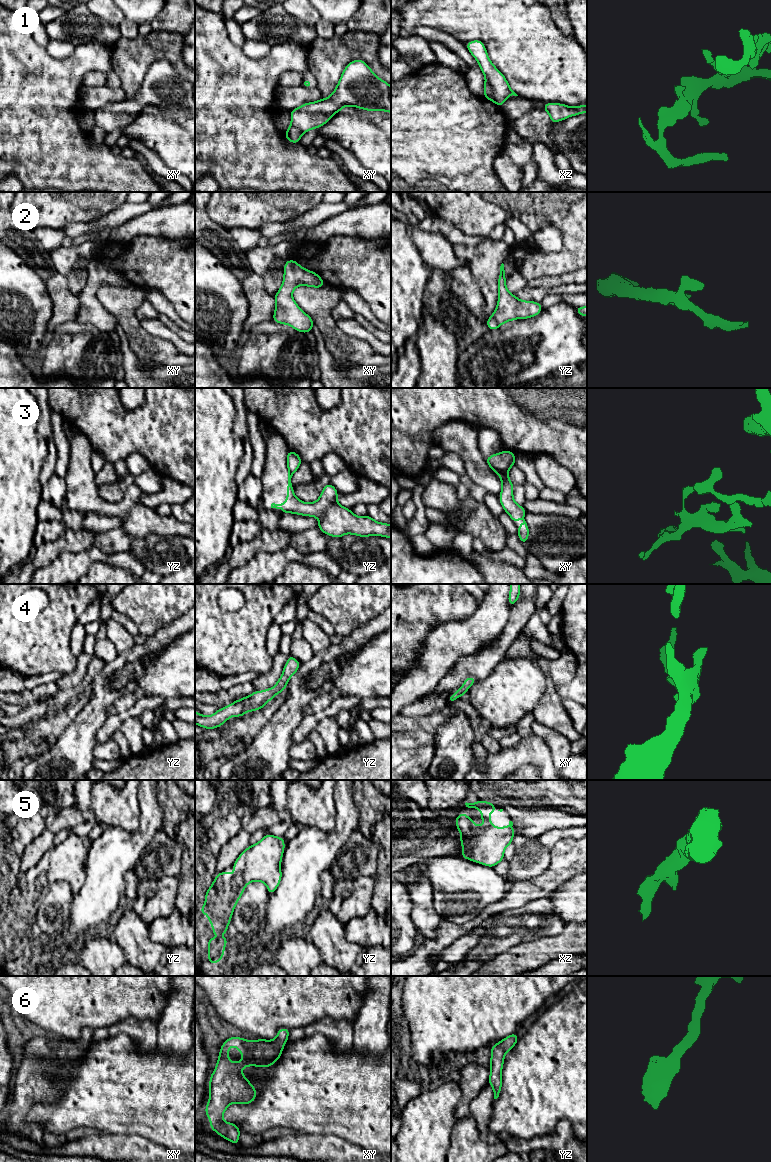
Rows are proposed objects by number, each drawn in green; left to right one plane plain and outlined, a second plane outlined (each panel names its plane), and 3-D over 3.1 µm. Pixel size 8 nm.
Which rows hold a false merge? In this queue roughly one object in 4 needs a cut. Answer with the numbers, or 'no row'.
1, 3

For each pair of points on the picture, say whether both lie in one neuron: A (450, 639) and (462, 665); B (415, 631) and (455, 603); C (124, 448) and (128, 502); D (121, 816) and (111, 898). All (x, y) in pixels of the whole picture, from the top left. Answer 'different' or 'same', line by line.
A: different
B: same
C: different
D: different

